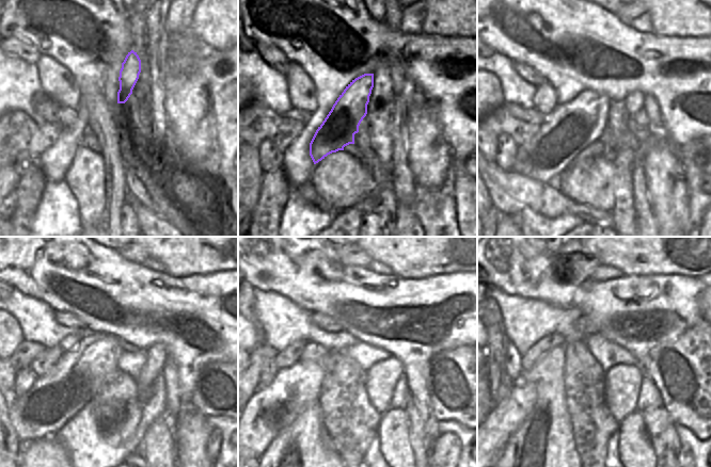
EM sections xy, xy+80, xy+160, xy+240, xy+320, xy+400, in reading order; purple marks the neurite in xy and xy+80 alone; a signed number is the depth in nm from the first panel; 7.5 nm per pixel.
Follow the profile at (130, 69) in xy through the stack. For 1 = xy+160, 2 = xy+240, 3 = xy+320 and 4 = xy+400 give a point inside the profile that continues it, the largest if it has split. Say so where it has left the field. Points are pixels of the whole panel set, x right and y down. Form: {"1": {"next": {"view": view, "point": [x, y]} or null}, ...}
{"1": {"next": {"view": "xy+160", "point": [570, 128]}}, "2": {"next": {"view": "xy+240", "point": [56, 398]}}, "3": {"next": {"view": "xy+320", "point": [271, 411]}}, "4": {"next": {"view": "xy+400", "point": [506, 416]}}}

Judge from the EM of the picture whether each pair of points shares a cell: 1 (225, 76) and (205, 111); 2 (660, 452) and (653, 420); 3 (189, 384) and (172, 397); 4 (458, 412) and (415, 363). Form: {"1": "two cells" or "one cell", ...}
{"1": "two cells", "2": "one cell", "3": "two cells", "4": "two cells"}

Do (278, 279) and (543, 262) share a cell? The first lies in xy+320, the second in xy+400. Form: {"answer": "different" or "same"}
{"answer": "same"}

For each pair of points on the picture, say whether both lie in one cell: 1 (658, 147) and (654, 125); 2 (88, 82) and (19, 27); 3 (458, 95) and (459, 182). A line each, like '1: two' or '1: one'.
1: two
2: one
3: one

